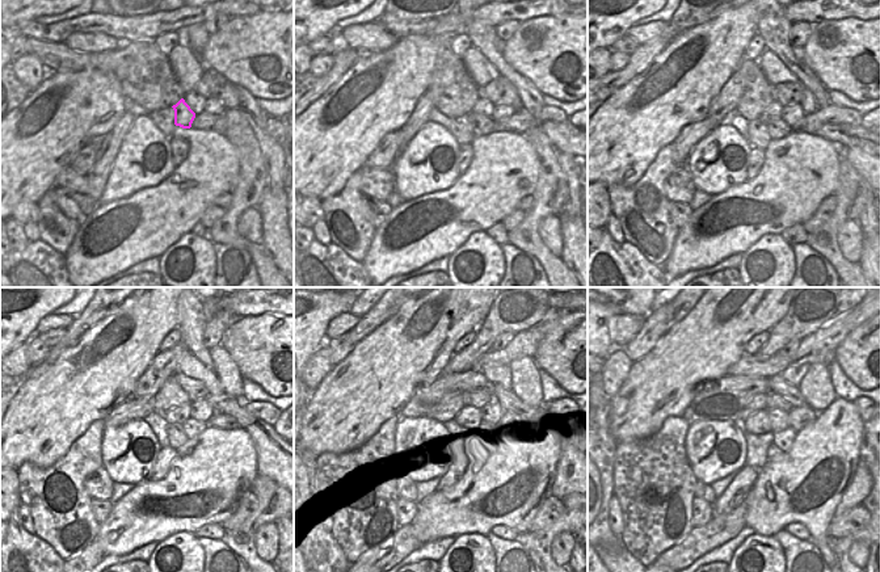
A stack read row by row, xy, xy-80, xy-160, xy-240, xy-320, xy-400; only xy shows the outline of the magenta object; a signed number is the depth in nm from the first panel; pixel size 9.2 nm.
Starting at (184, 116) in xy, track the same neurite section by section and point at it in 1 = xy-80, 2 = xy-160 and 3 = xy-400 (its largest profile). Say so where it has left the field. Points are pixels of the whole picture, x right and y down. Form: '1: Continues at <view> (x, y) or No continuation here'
1: Continues at xy-80 (481, 125)
2: Continues at xy-160 (778, 129)
3: Continues at xy-400 (783, 440)

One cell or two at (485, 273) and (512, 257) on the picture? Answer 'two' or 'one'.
two

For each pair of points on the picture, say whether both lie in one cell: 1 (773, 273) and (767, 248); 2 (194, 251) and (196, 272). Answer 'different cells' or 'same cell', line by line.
1: same cell
2: same cell

